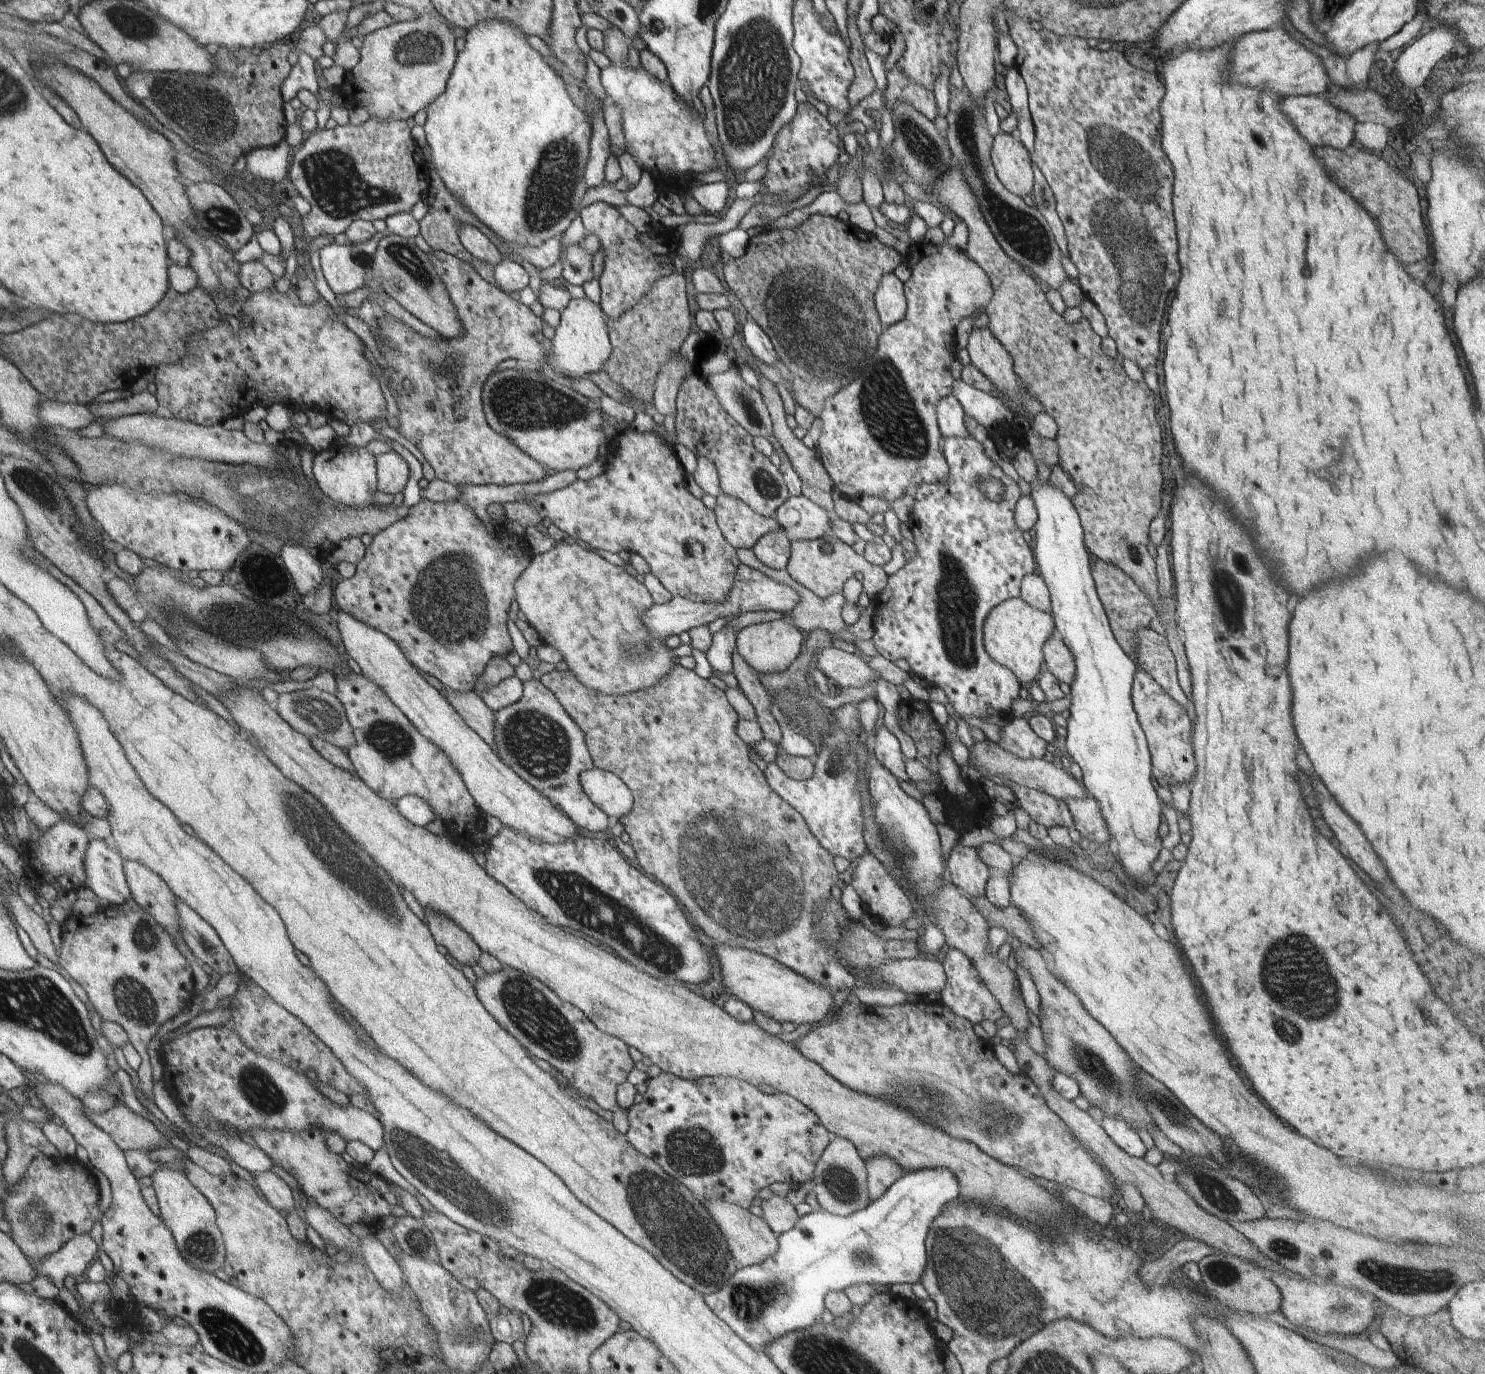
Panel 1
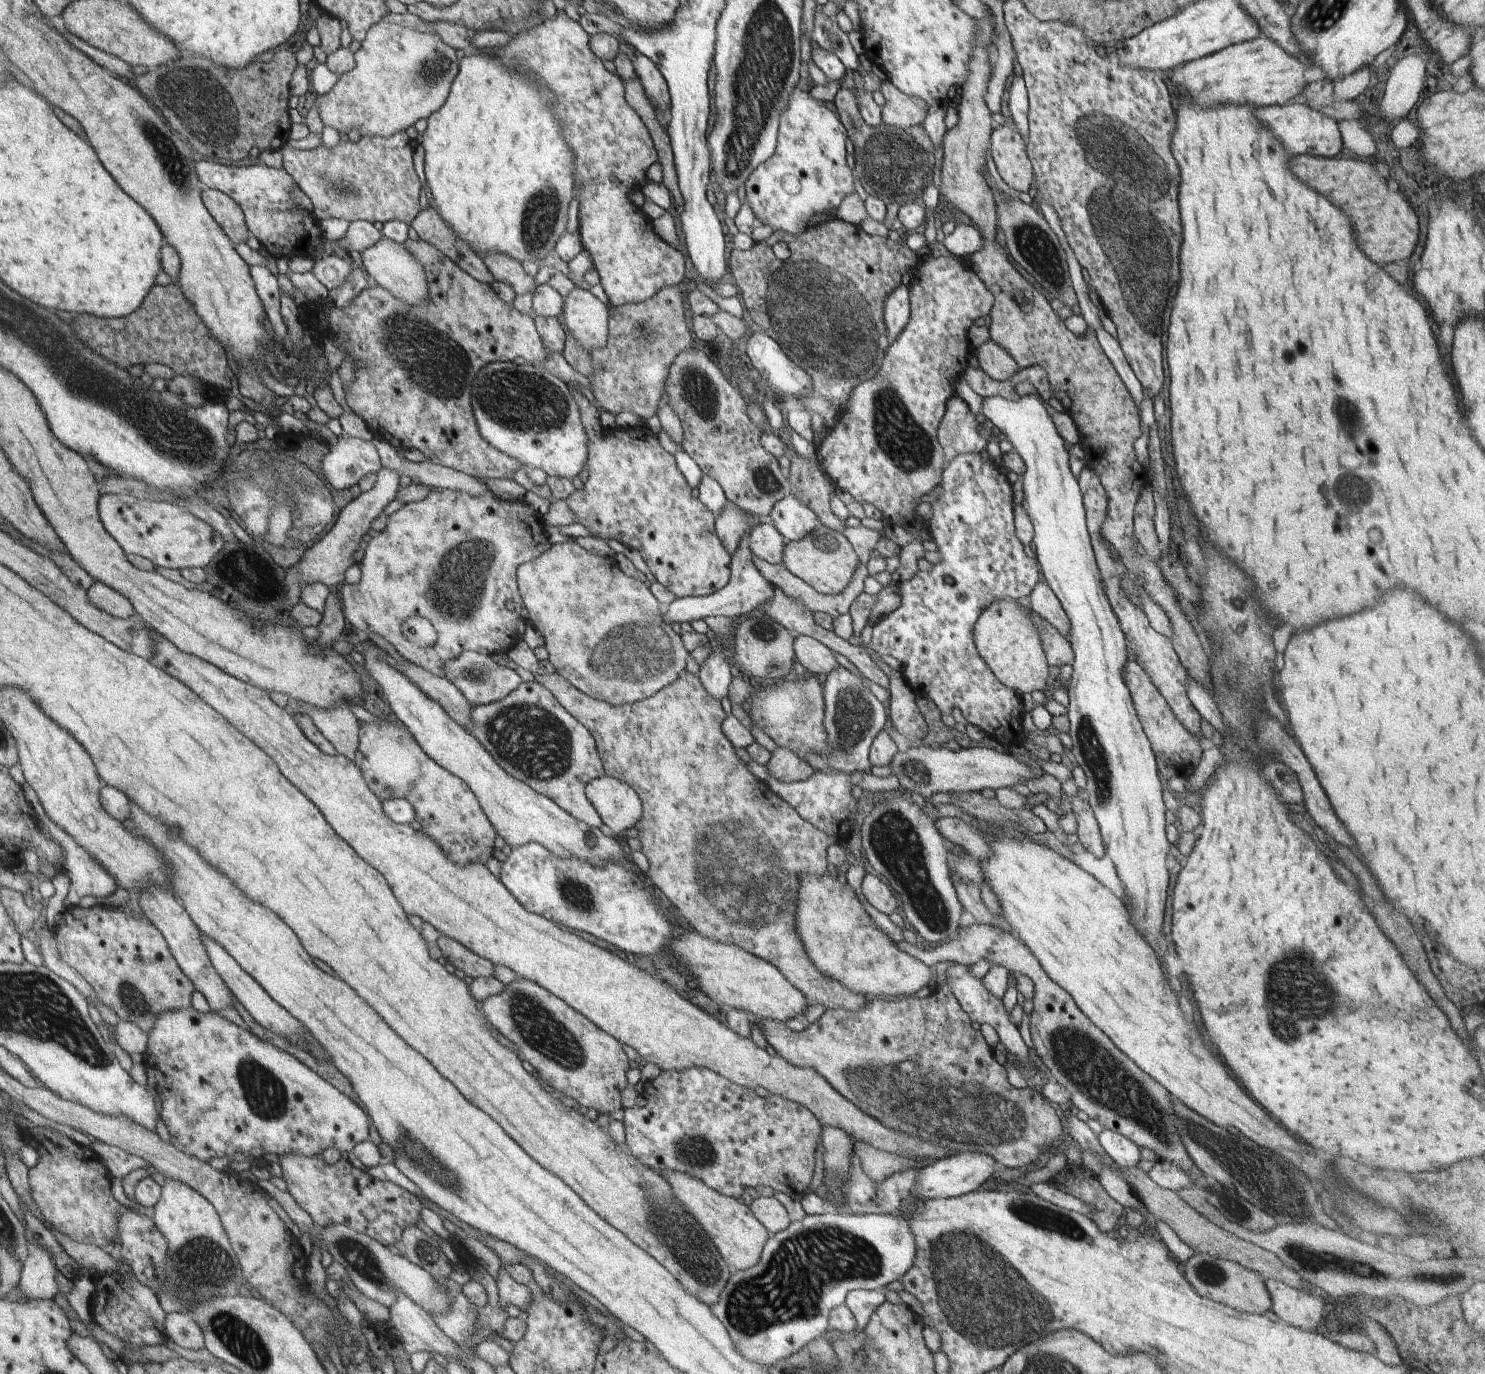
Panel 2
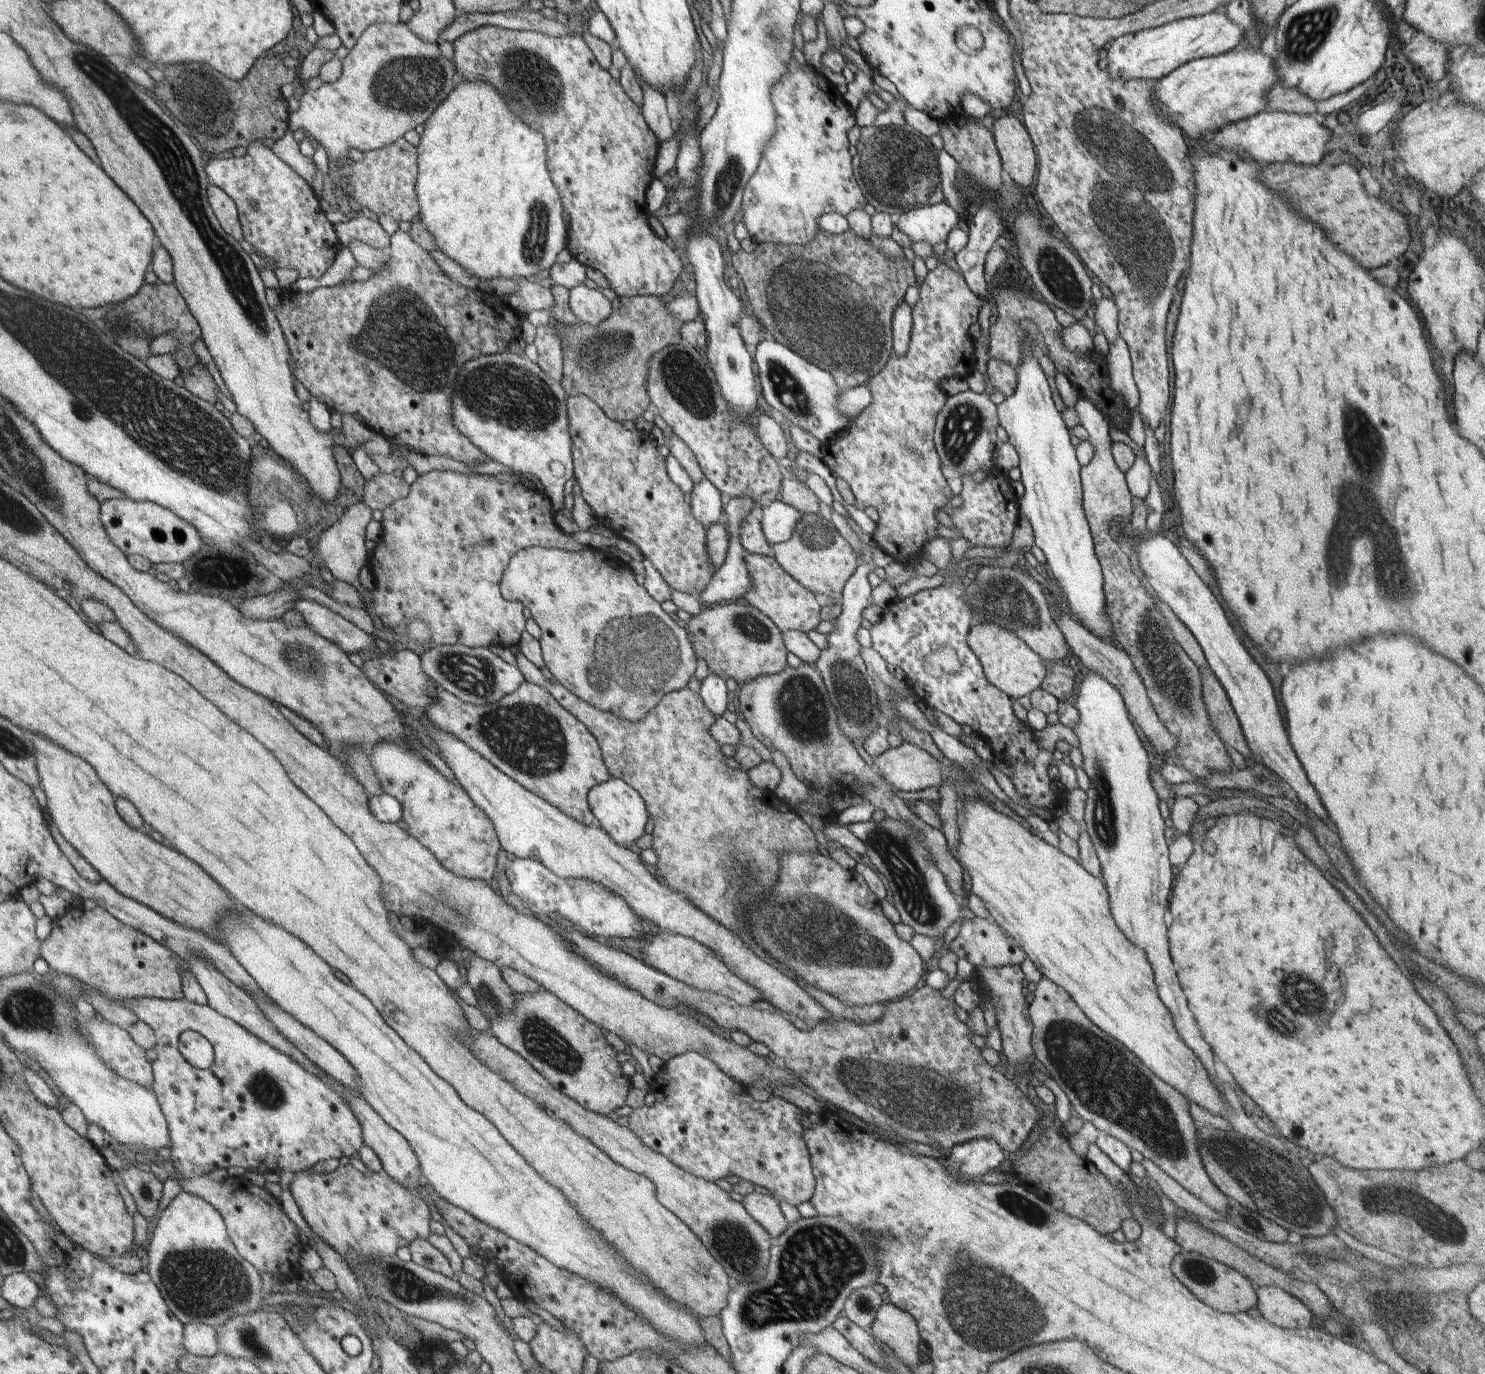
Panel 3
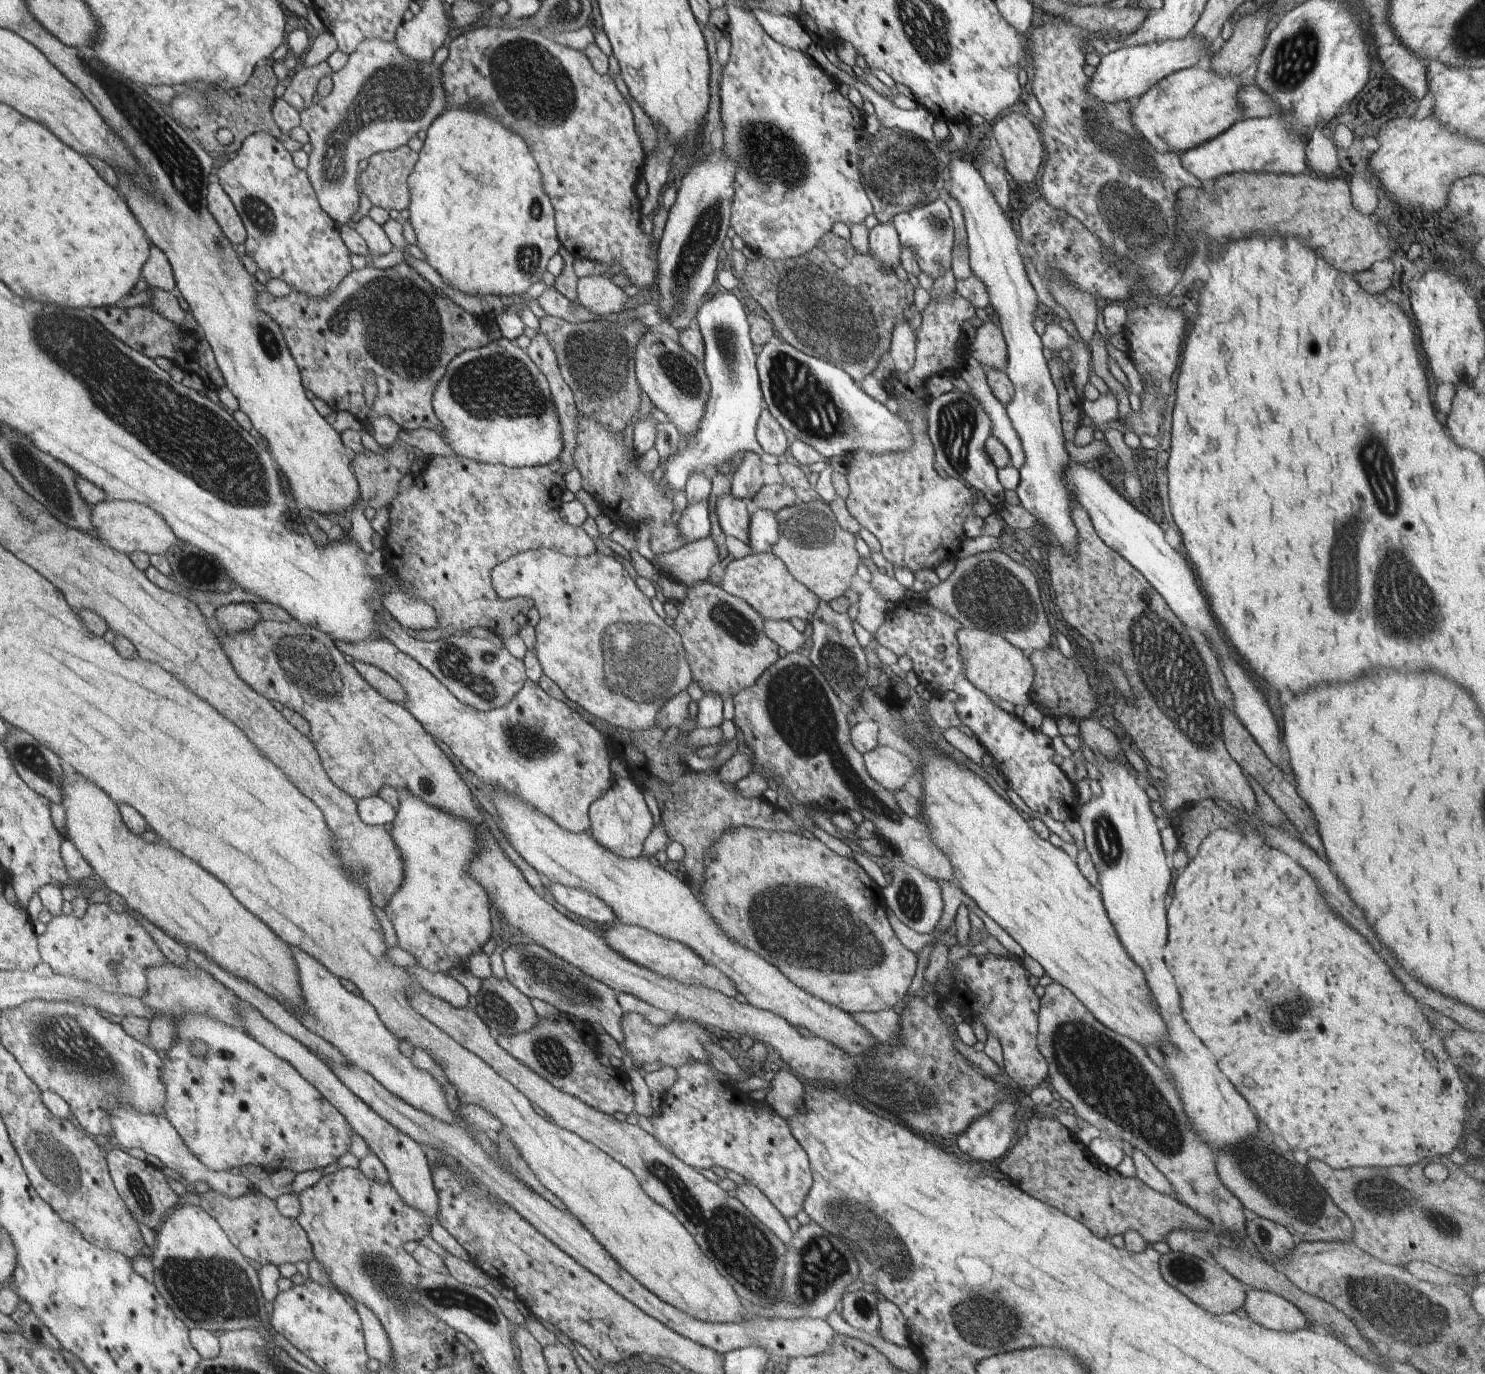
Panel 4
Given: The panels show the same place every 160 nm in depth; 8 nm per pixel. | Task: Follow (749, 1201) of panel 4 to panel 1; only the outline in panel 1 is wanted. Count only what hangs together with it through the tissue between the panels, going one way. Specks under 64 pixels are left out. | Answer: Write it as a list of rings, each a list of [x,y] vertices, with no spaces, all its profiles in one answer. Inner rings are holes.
[[[774,1195],[769,1200],[759,1202],[759,1205],[762,1207],[763,1220],[777,1236],[792,1230],[799,1220],[795,1206],[787,1198]]]

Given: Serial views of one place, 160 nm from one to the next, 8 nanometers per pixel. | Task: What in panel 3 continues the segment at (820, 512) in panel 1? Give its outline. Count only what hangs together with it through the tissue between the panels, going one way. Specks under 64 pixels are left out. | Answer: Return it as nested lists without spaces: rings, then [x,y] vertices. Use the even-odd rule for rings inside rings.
[[[774,499],[771,504],[762,506],[762,517],[759,520],[764,536],[770,545],[790,540],[795,526],[805,516],[795,508]]]

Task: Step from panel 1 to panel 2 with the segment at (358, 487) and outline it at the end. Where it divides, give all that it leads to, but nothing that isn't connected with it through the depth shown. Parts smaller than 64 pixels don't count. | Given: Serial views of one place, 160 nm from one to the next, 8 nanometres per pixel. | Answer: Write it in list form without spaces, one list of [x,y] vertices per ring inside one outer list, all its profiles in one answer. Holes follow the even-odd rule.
[[[342,434],[321,460],[323,479],[334,488],[356,485],[365,474],[380,470],[381,460],[373,441]]]

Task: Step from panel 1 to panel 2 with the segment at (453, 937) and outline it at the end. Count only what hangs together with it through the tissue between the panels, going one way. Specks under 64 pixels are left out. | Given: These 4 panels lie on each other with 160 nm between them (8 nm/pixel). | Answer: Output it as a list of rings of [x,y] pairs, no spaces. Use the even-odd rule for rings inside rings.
[[[441,936],[436,944],[442,951],[442,956],[446,958],[452,966],[465,972],[467,978],[474,979],[478,978],[478,976],[490,978],[490,976],[494,976],[495,965],[490,959],[478,956],[457,940]]]

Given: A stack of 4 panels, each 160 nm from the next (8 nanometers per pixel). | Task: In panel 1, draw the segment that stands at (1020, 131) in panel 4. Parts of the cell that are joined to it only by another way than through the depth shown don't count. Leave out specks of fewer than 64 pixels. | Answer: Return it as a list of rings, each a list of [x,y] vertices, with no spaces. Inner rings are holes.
[[[999,133],[994,137],[991,160],[1000,183],[1013,195],[1024,199],[1033,192],[1031,154],[1017,136]]]

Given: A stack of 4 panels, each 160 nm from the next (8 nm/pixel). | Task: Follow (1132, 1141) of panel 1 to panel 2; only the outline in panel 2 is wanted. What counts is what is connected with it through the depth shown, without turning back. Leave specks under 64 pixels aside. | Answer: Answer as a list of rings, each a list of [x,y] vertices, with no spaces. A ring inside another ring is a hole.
[[[1103,1129],[1097,1139],[1108,1156],[1122,1169],[1136,1167],[1142,1159],[1139,1146],[1119,1132]]]

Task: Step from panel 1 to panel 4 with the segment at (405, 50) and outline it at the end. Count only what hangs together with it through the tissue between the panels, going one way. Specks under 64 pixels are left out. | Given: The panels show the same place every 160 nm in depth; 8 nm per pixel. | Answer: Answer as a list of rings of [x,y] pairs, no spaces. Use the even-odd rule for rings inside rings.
[[[366,39],[349,55],[347,63],[334,72],[333,89],[330,94],[320,97],[316,104],[299,112],[301,126],[308,132],[312,152],[309,154],[307,170],[313,188],[319,196],[322,208],[335,218],[338,224],[357,220],[360,212],[360,164],[380,151],[391,151],[416,140],[420,132],[428,130],[436,116],[444,110],[444,88],[442,70],[438,64],[412,60],[406,56],[395,41]]]

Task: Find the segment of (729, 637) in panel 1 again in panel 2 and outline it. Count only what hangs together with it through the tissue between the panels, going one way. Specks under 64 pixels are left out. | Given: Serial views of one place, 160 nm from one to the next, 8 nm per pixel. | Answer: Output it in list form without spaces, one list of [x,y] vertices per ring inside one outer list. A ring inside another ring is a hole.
[[[715,646],[714,652],[700,666],[699,679],[706,692],[721,702],[728,697],[728,686],[735,673],[726,652]]]

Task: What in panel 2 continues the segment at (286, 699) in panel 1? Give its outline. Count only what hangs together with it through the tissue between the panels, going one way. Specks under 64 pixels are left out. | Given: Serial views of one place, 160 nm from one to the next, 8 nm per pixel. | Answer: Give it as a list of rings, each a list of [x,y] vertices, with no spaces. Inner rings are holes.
[[[297,701],[297,704],[295,714],[311,716],[320,732],[335,745],[336,752],[355,764],[359,749],[359,722],[352,711],[346,706],[321,709],[301,701]]]

